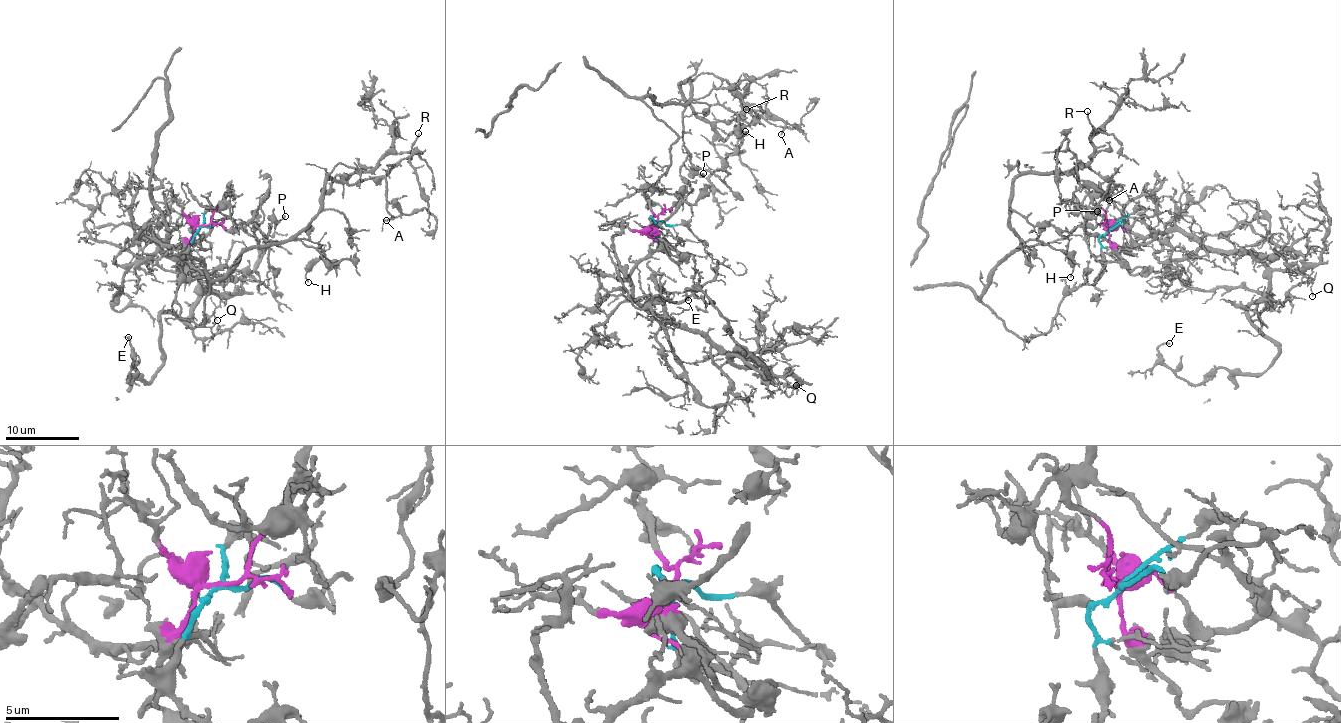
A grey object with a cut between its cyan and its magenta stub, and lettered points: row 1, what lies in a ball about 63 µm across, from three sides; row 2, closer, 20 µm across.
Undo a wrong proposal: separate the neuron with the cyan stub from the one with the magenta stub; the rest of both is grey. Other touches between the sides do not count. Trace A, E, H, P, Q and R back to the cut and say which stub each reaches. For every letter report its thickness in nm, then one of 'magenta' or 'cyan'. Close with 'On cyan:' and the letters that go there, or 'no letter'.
A: 100 nm | cyan
E: 160 nm | magenta
H: 110 nm | cyan
P: 200 nm | cyan
Q: 110 nm | magenta
R: 150 nm | cyan
On cyan: A, H, P, R

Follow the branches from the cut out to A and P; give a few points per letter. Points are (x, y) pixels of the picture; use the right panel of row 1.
A: (1108, 230), (1099, 277), (1047, 332), (1022, 341), (981, 302), (1020, 249), (1019, 176), (1076, 163), (1109, 201)
P: (1108, 230), (1099, 277), (1070, 288), (1047, 332), (1022, 341), (981, 302), (998, 265), (1064, 238), (1098, 210)

